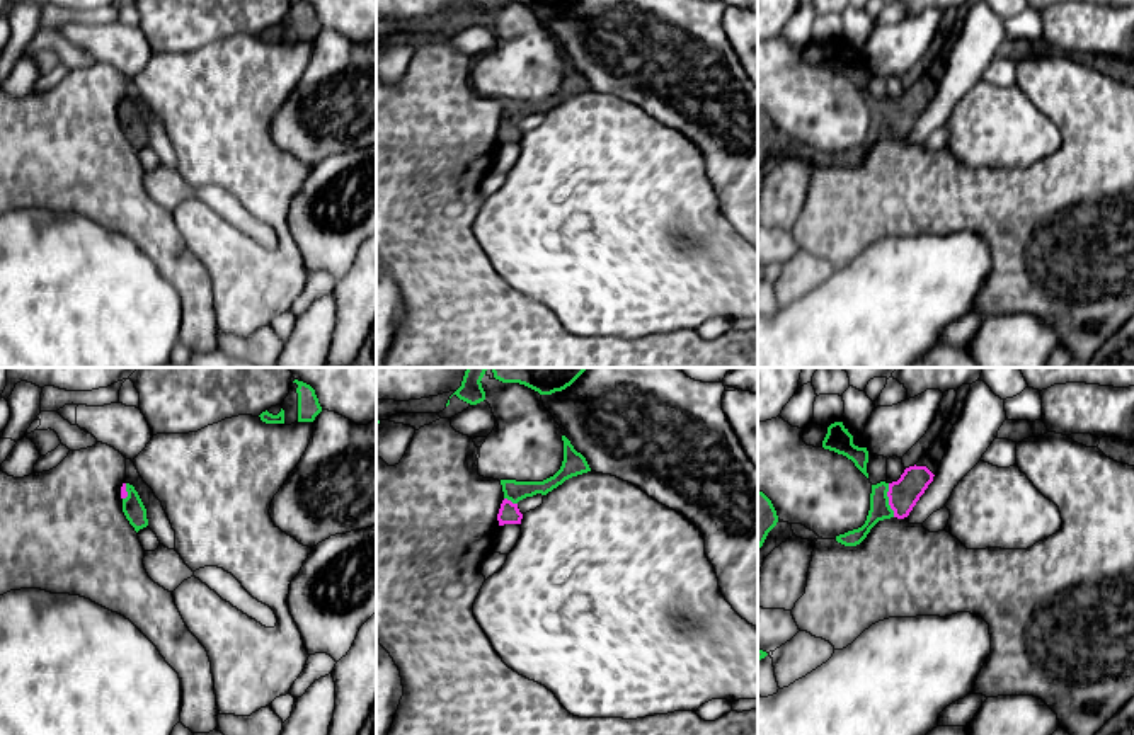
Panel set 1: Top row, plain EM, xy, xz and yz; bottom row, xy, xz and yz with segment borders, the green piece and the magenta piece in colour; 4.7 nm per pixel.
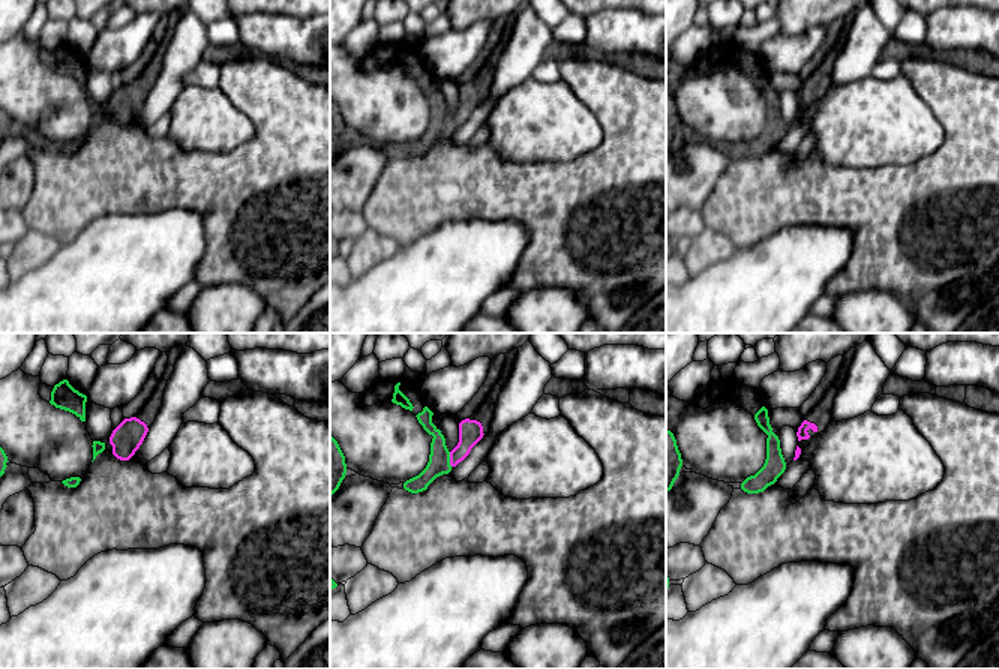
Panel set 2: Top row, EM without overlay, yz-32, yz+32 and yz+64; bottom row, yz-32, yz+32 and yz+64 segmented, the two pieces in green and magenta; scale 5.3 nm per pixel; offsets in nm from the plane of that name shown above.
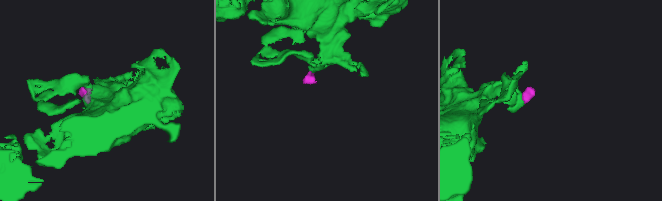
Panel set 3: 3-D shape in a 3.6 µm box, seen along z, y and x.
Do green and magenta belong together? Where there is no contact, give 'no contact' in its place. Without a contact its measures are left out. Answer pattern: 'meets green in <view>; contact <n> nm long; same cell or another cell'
meets green in yz; contact 160 nm long; same cell

